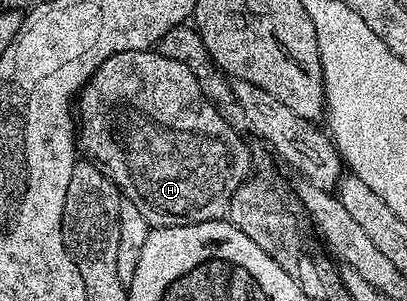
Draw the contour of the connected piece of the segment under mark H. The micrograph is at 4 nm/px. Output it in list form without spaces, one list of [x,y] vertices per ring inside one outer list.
[[[136,50],[133,52],[122,52],[113,54],[101,62],[99,69],[87,79],[87,84],[83,88],[77,100],[77,144],[88,161],[97,165],[113,183],[119,187],[120,193],[125,197],[126,203],[137,206],[141,210],[145,222],[152,228],[172,228],[182,224],[200,224],[210,220],[222,220],[226,217],[227,209],[231,207],[231,199],[244,180],[253,172],[253,156],[247,149],[247,144],[235,133],[235,128],[215,109],[216,105],[203,96],[201,86],[197,78],[193,78],[193,73],[181,66],[181,62],[173,62],[173,58],[165,58],[157,50]]]

